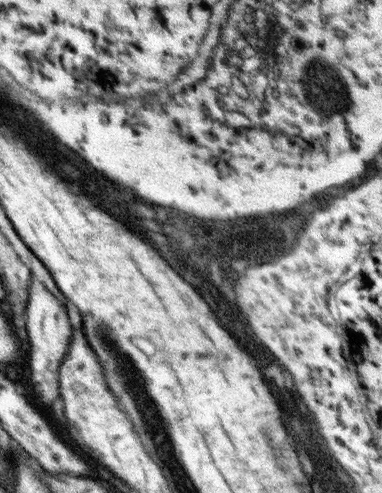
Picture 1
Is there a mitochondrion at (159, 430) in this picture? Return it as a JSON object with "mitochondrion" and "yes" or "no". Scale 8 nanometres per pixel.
{"mitochondrion":"yes"}

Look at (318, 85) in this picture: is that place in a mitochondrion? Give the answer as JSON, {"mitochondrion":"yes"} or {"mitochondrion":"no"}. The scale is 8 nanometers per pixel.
{"mitochondrion":"yes"}

